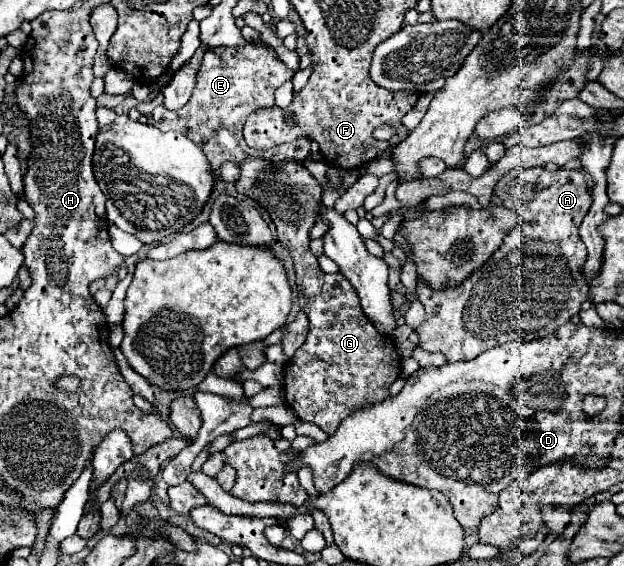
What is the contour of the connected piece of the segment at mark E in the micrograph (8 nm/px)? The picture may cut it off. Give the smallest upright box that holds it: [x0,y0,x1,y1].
[153,43,311,171]

